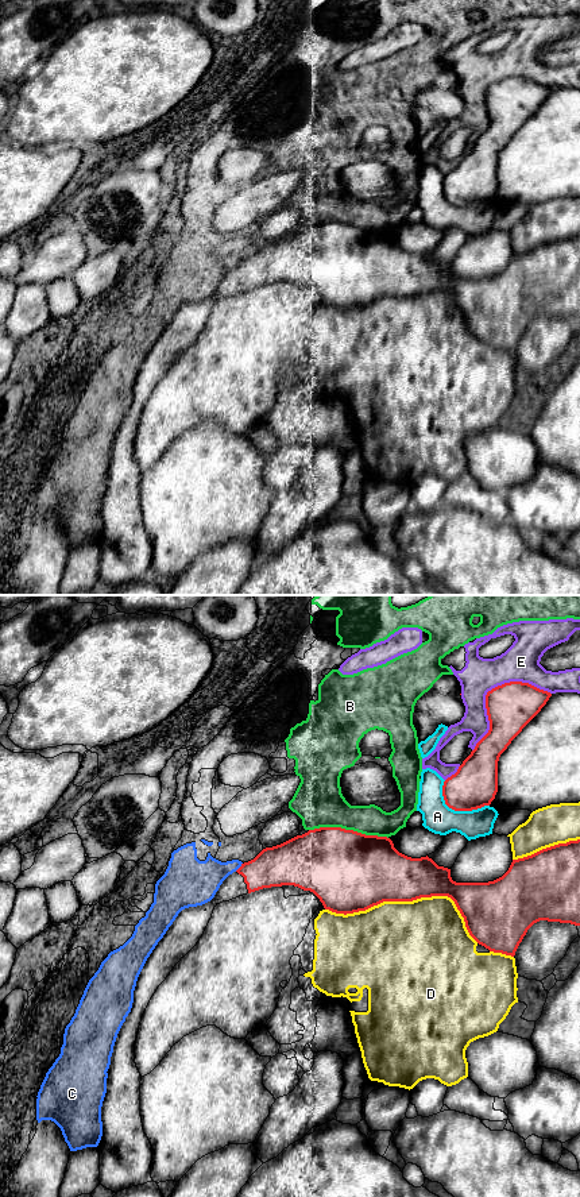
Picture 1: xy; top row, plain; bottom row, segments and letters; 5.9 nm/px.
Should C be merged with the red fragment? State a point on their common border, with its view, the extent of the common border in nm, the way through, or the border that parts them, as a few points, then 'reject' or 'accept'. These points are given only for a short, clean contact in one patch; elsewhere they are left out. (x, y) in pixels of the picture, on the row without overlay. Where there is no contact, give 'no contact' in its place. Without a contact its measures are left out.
meets red in xy at (240, 262); contact 70 nm long; border along xy (242, 258), (235, 266); reject

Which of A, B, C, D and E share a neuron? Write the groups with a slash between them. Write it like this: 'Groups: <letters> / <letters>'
Groups: A E / B C / D

